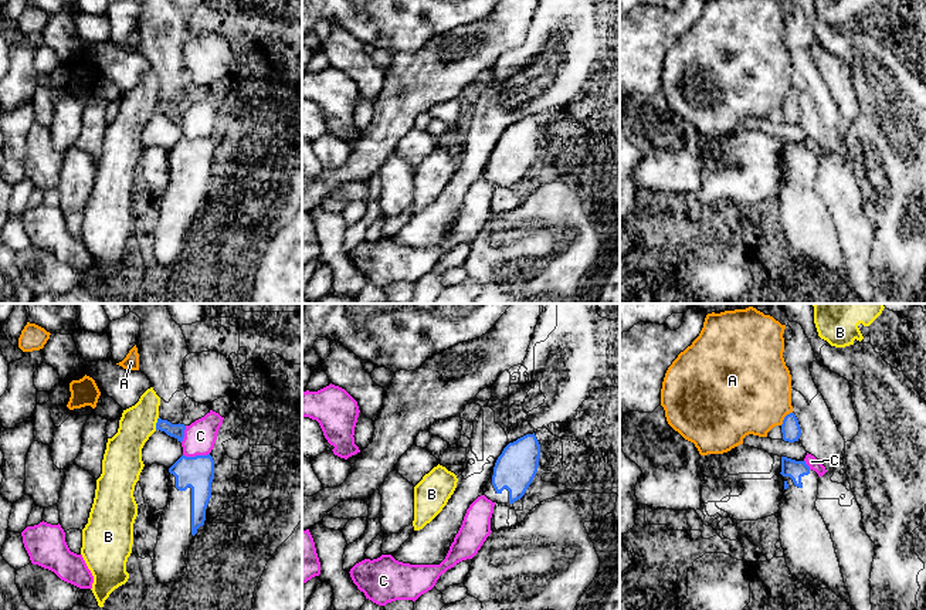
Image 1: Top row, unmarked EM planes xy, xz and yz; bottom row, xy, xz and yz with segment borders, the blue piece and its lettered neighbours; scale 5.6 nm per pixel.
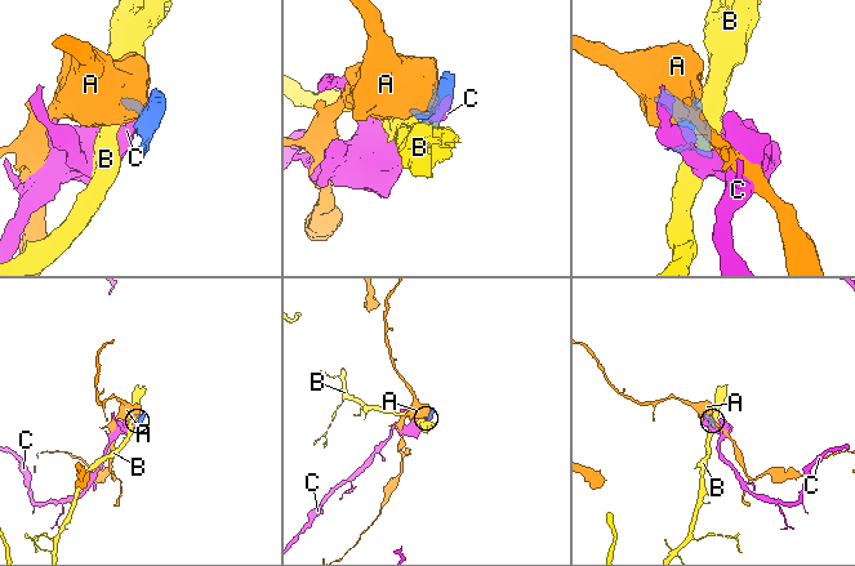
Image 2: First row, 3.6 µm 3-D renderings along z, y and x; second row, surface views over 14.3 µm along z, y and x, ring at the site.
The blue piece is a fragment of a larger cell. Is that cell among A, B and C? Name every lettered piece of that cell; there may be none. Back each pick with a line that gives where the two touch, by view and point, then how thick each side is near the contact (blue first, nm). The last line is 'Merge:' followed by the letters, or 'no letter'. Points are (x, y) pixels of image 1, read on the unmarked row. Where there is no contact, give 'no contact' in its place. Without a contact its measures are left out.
Merge: no letter

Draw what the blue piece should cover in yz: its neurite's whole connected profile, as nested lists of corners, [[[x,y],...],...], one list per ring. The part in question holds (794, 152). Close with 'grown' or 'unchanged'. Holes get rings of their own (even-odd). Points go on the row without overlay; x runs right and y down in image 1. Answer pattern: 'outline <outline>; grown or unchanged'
outline [[[781,139],[780,156],[786,173],[776,199],[787,250],[807,271],[830,271],[852,288],[831,216],[815,190],[818,156],[787,139]]]; grown

